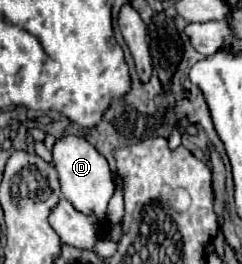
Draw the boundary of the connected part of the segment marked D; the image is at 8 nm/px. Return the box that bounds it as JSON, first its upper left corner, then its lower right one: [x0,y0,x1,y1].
[53,137,115,225]

